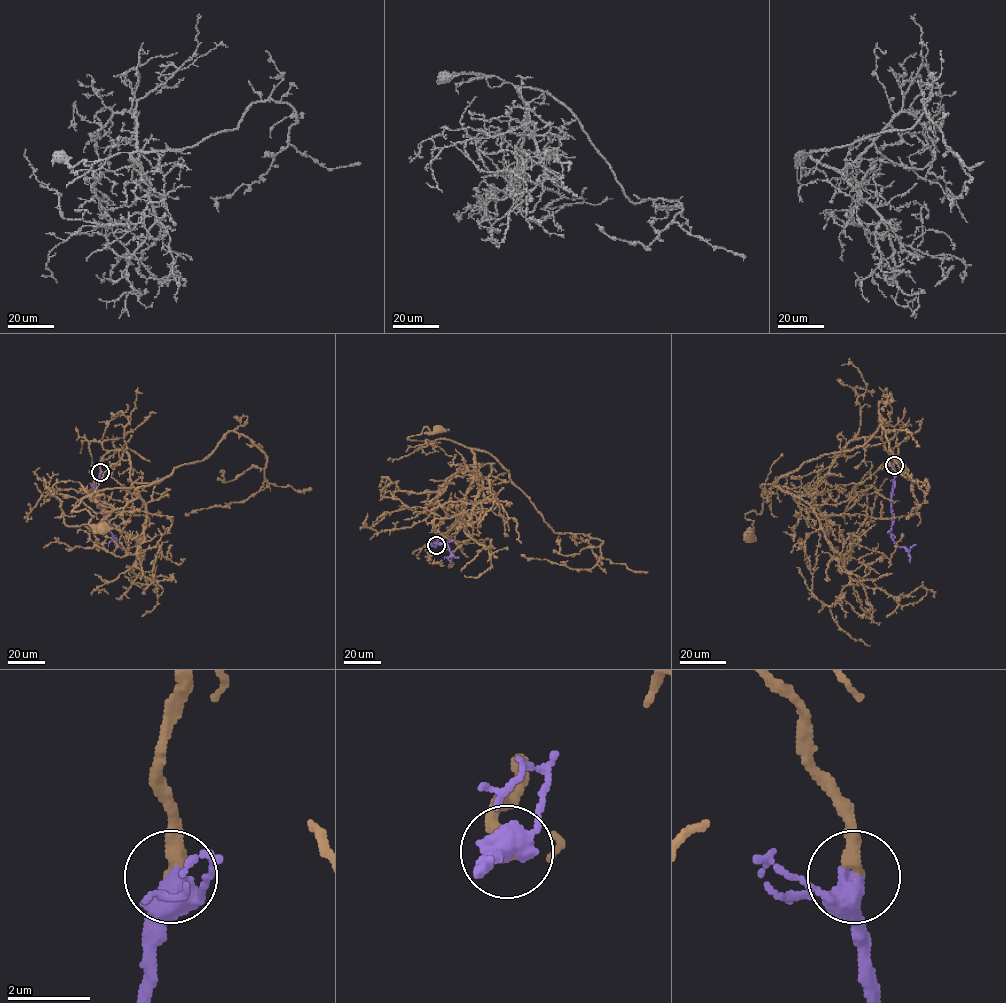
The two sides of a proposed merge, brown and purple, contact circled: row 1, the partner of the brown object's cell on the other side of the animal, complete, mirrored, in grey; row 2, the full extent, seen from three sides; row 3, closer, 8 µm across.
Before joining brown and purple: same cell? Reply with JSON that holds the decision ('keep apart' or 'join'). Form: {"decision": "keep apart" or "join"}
{"decision": "join"}

